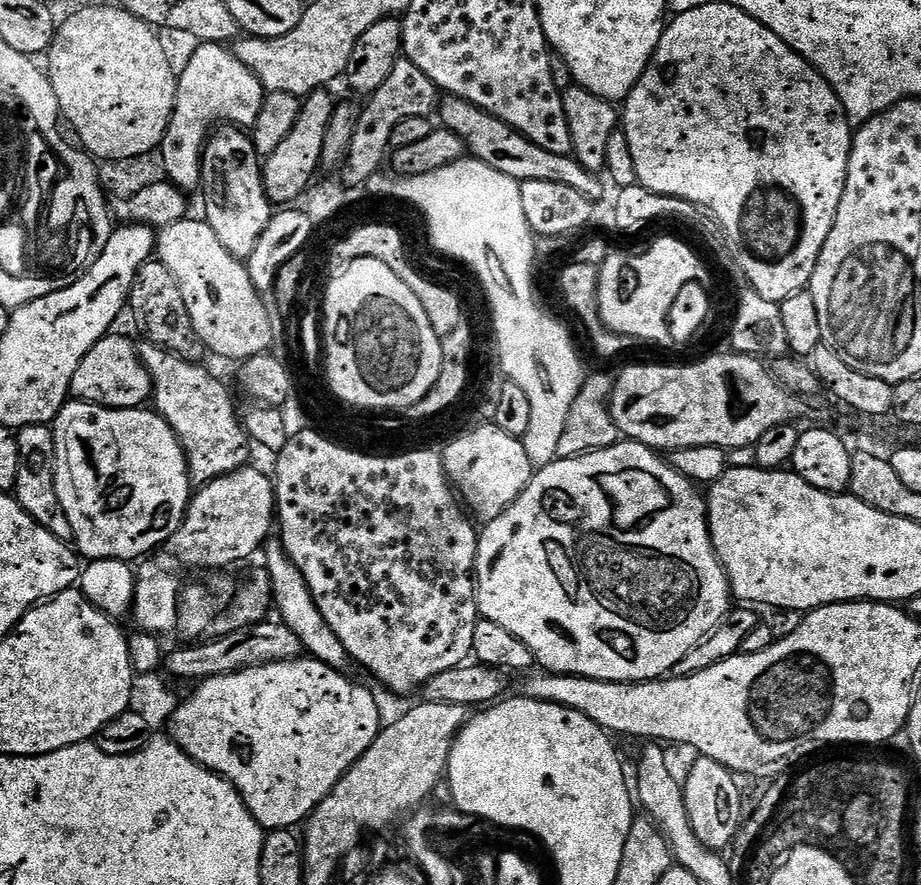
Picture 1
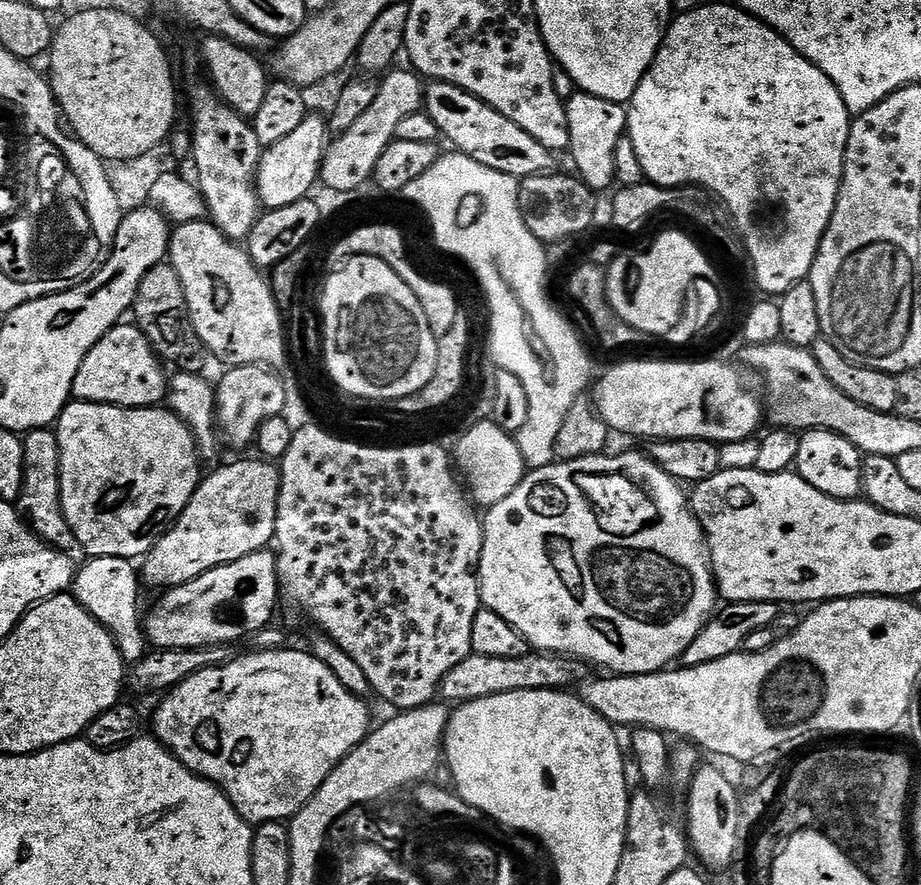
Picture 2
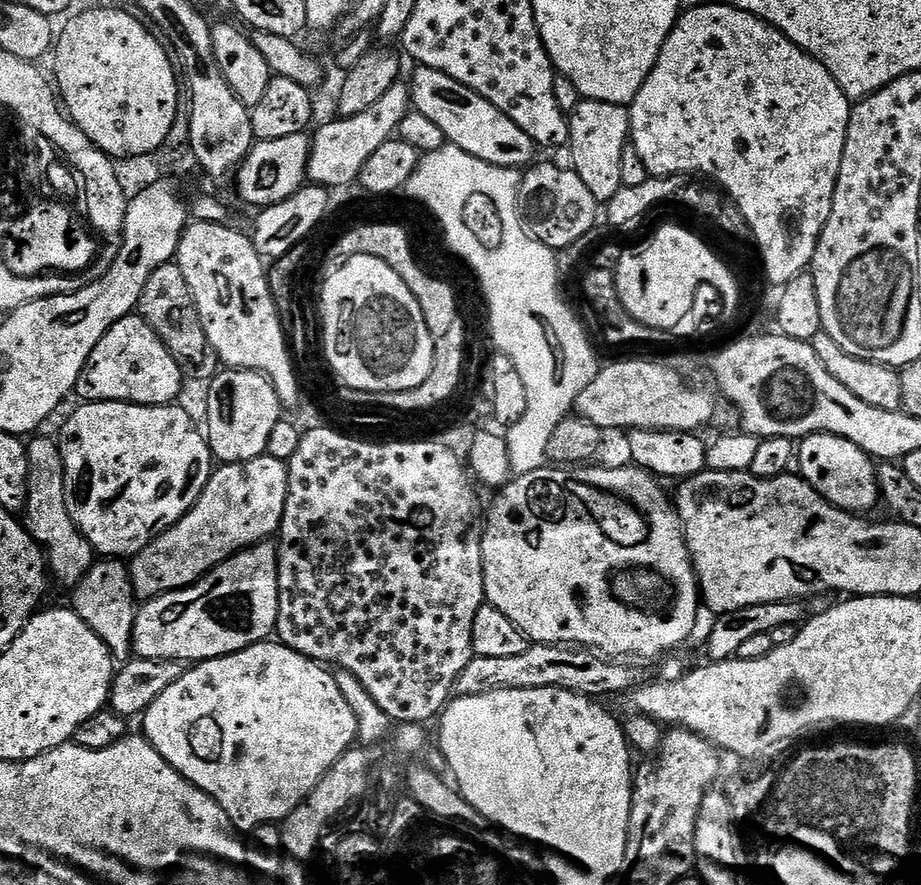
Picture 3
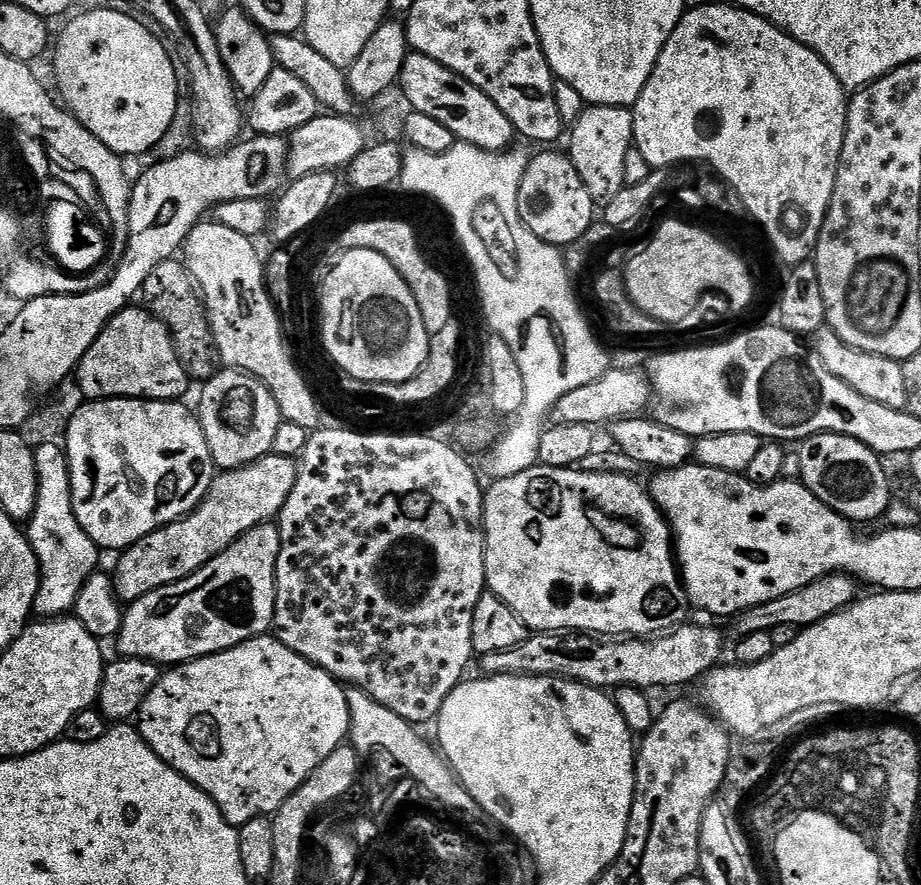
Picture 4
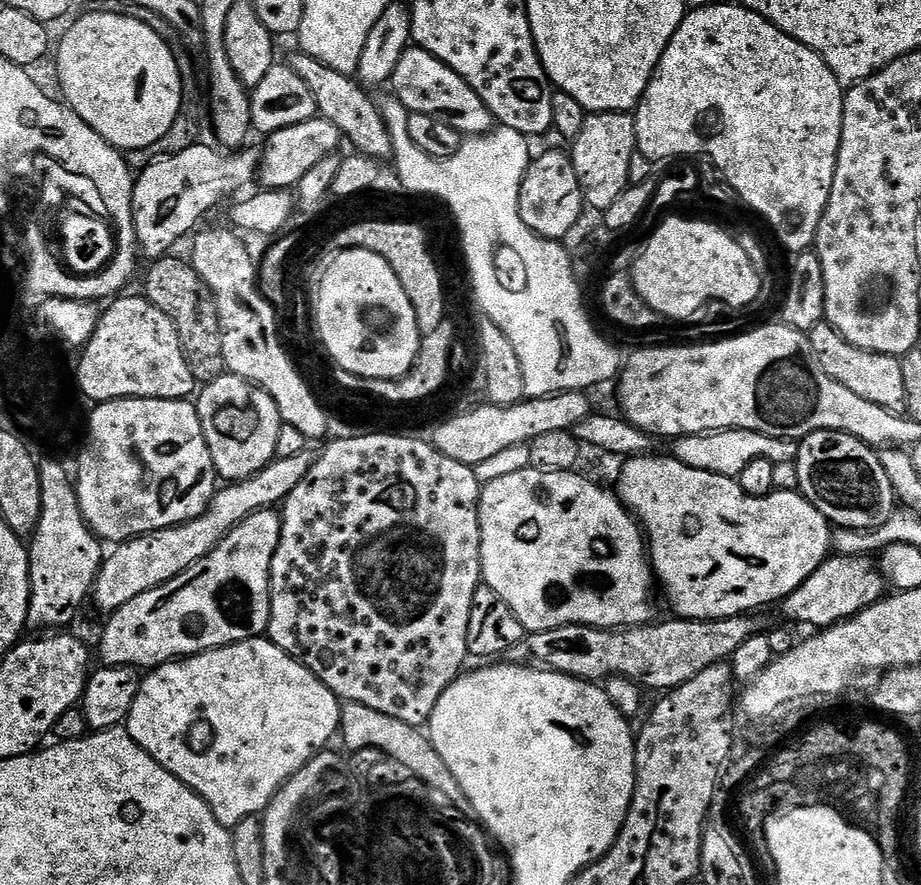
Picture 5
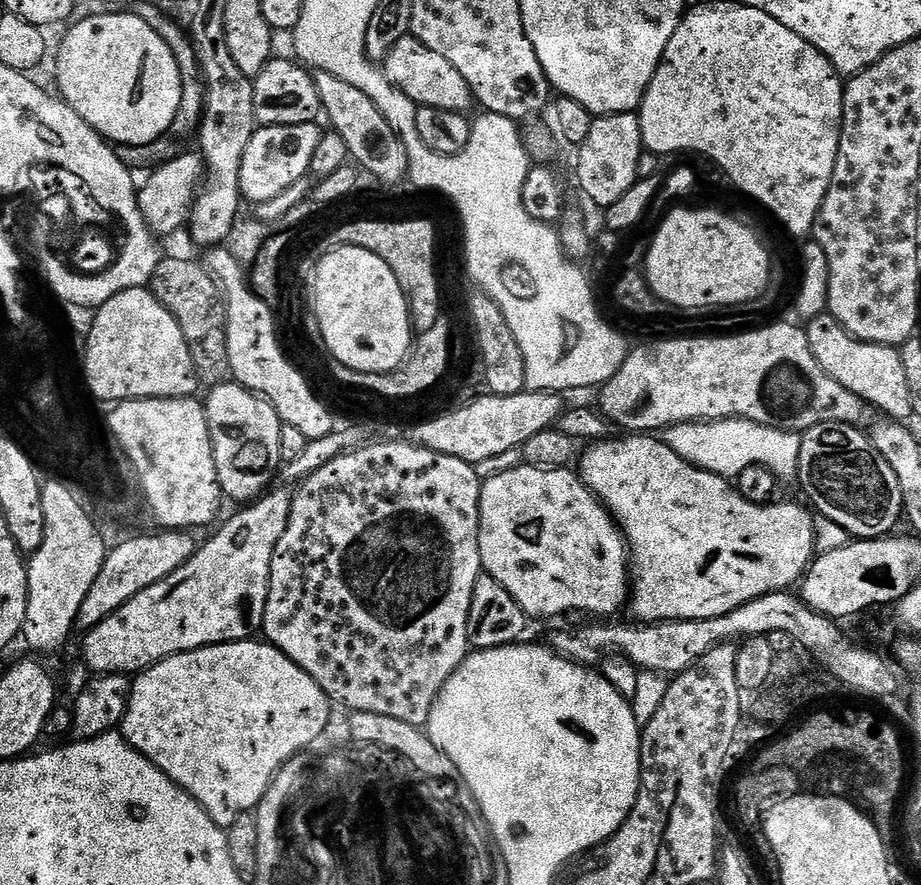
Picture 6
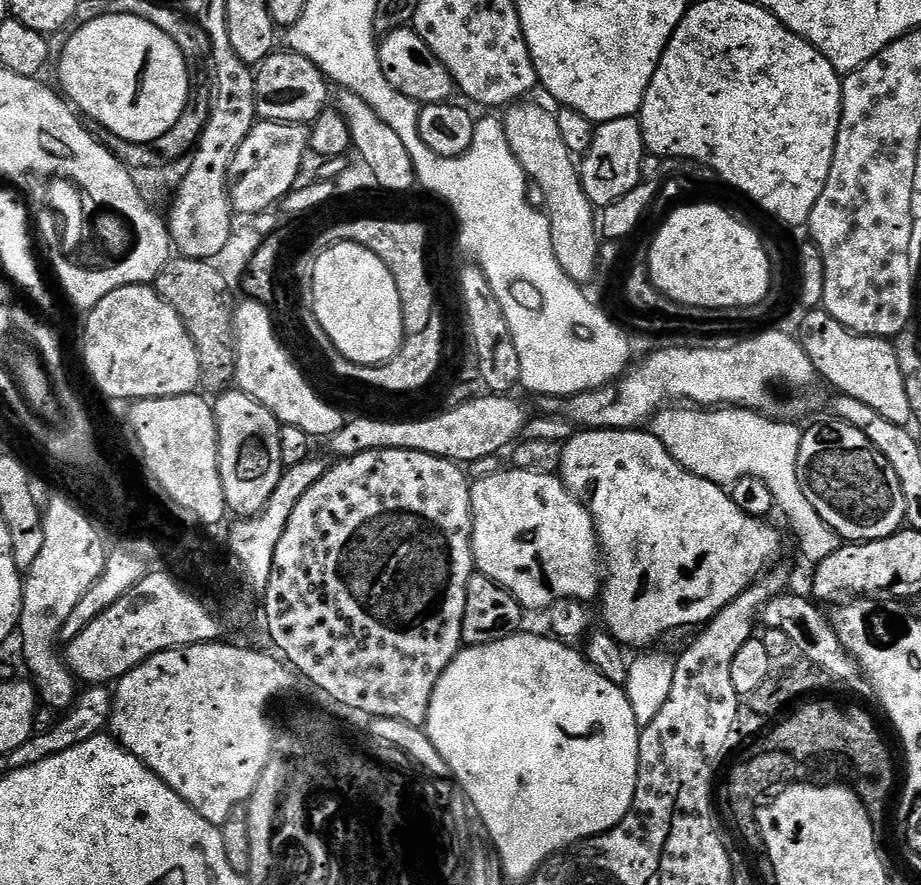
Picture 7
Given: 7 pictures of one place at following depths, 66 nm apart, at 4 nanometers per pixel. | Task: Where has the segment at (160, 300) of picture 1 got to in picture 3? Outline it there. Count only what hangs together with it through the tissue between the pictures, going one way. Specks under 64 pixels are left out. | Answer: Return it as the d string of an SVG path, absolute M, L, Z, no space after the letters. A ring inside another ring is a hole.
M176 263L158 266L158 270L154 270L150 278L146 278L146 290L142 290L138 315L152 327L158 338L162 338L166 350L170 350L174 362L178 362L180 372L189 381L208 382L221 371L220 359L216 357L216 351L206 338L206 330L202 330L190 286L186 286L186 278Z

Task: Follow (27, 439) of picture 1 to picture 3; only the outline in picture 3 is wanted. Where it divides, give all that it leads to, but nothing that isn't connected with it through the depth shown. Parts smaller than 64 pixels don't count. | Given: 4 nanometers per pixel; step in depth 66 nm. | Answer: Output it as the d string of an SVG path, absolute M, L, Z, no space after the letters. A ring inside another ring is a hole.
M44 434L33 435L27 441L30 478L28 504L24 507L22 516L26 521L28 533L44 551L51 579L55 583L57 580L67 590L72 590L82 582L84 575L92 568L94 549L92 543L83 536L70 518L70 510L66 510L66 474L59 443L53 437L51 440L48 436L40 435Z

